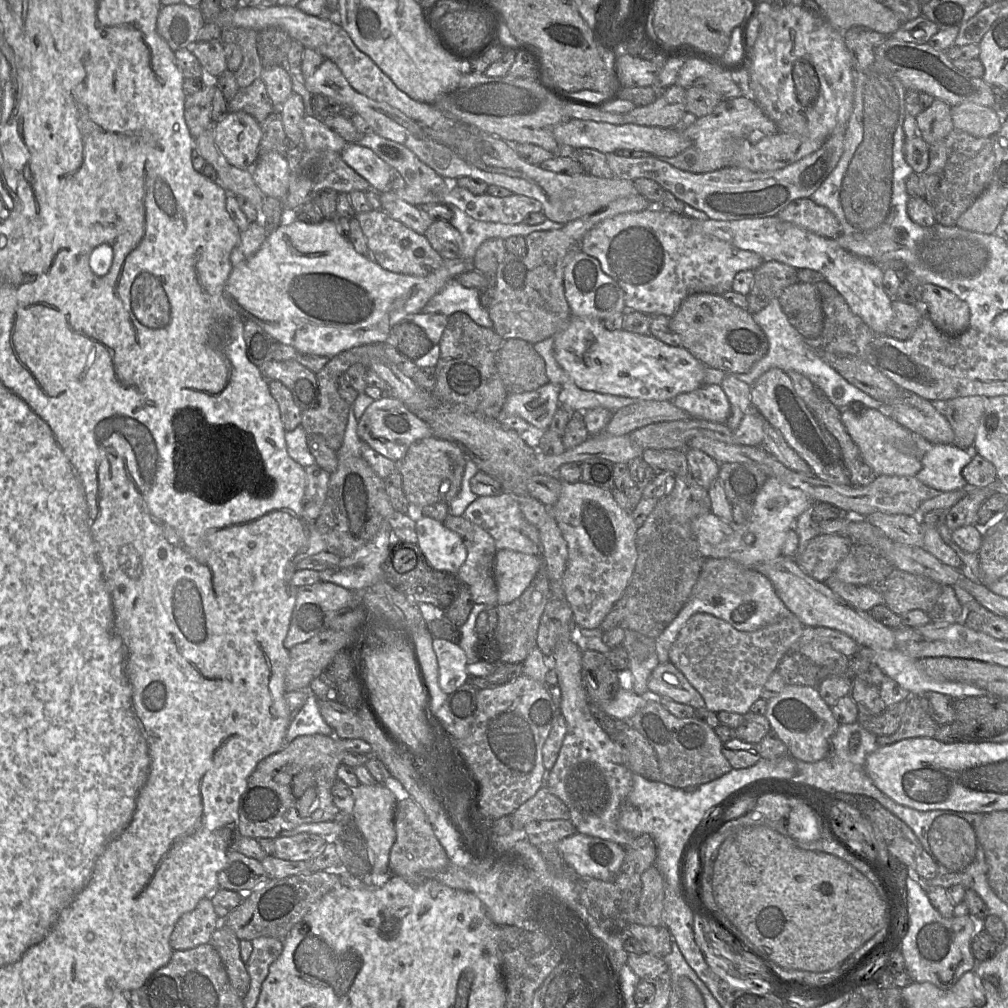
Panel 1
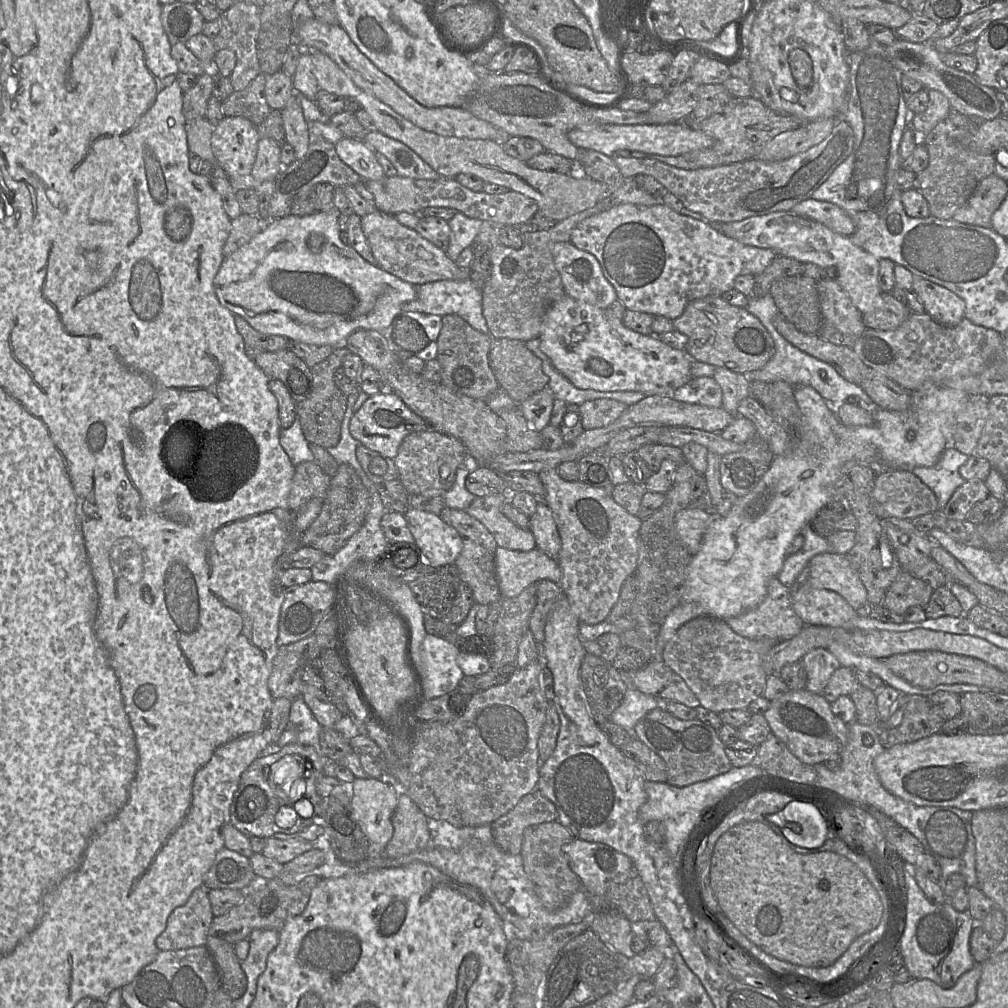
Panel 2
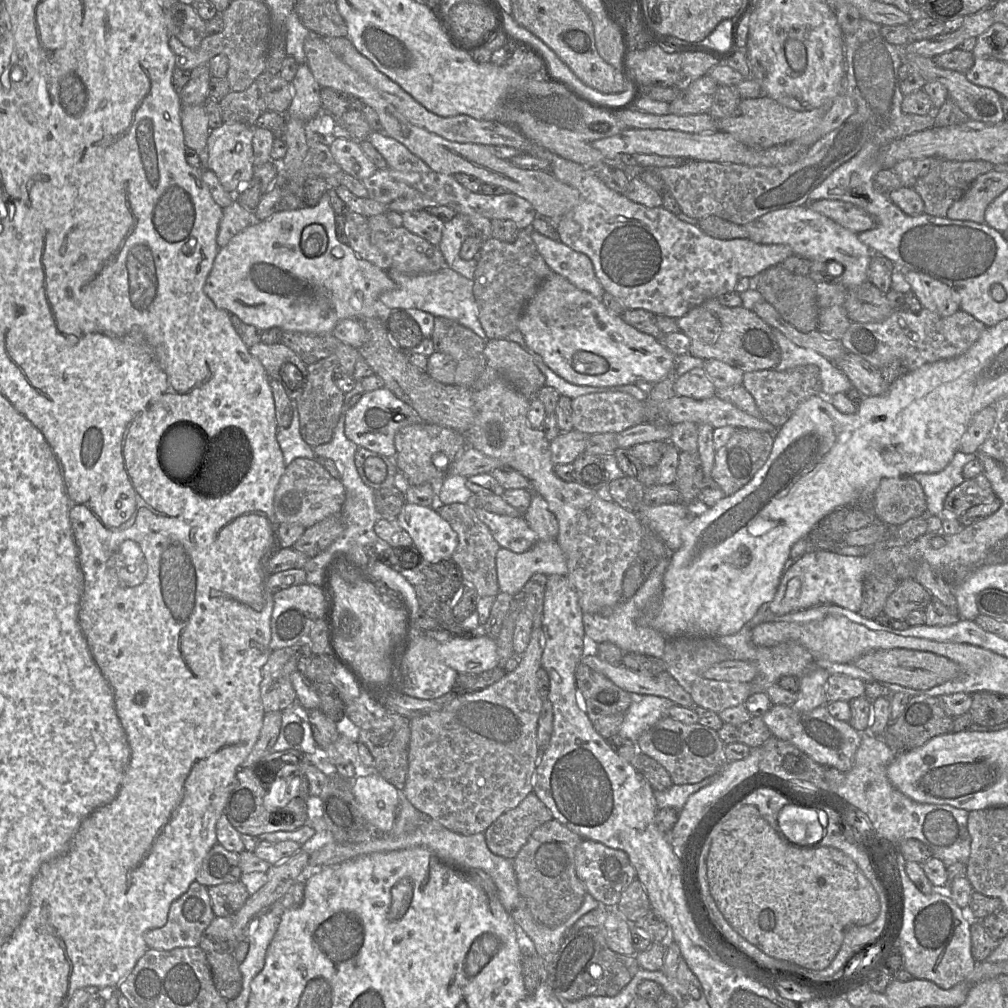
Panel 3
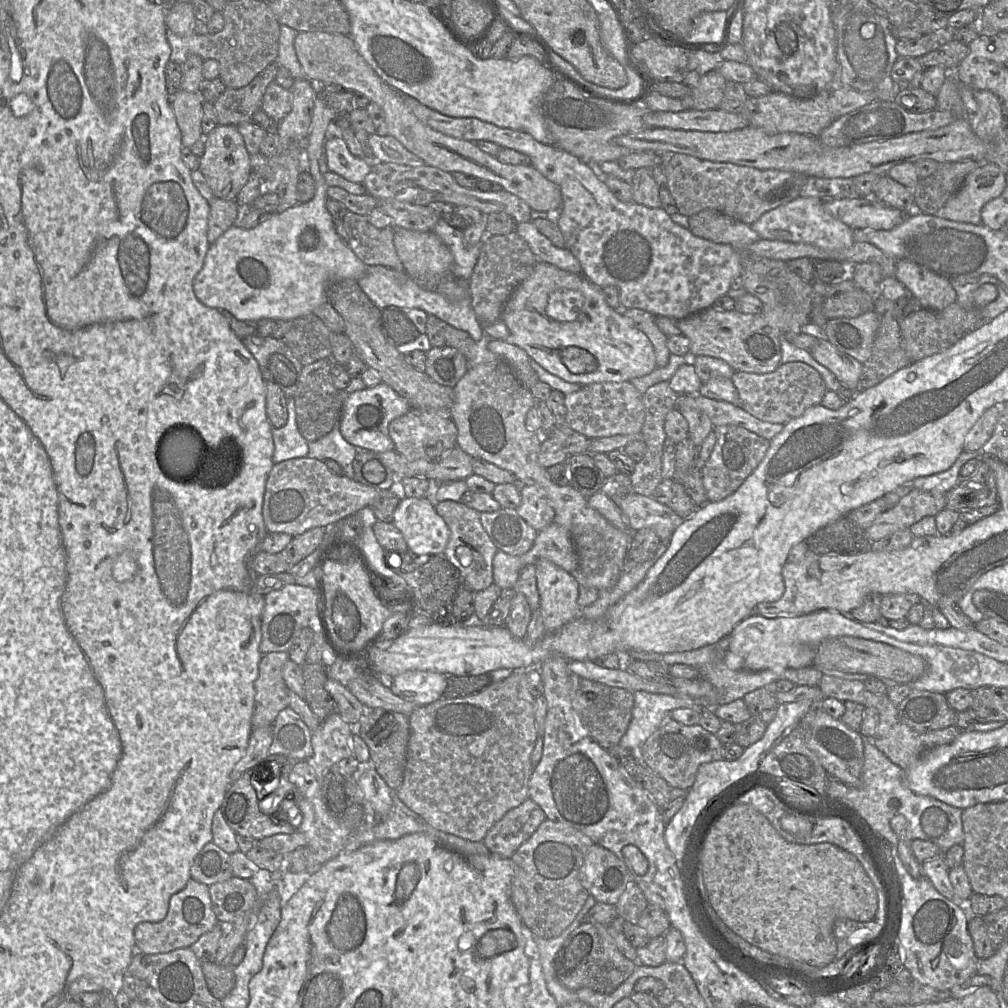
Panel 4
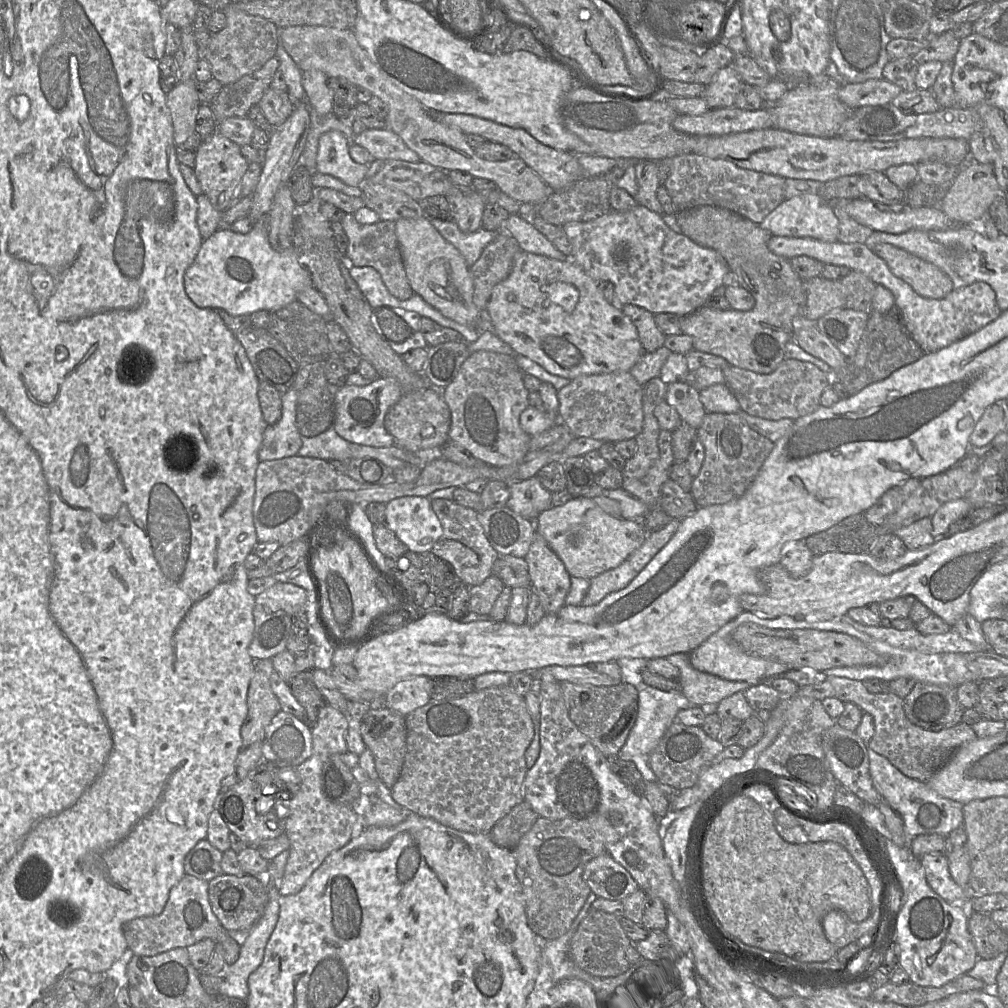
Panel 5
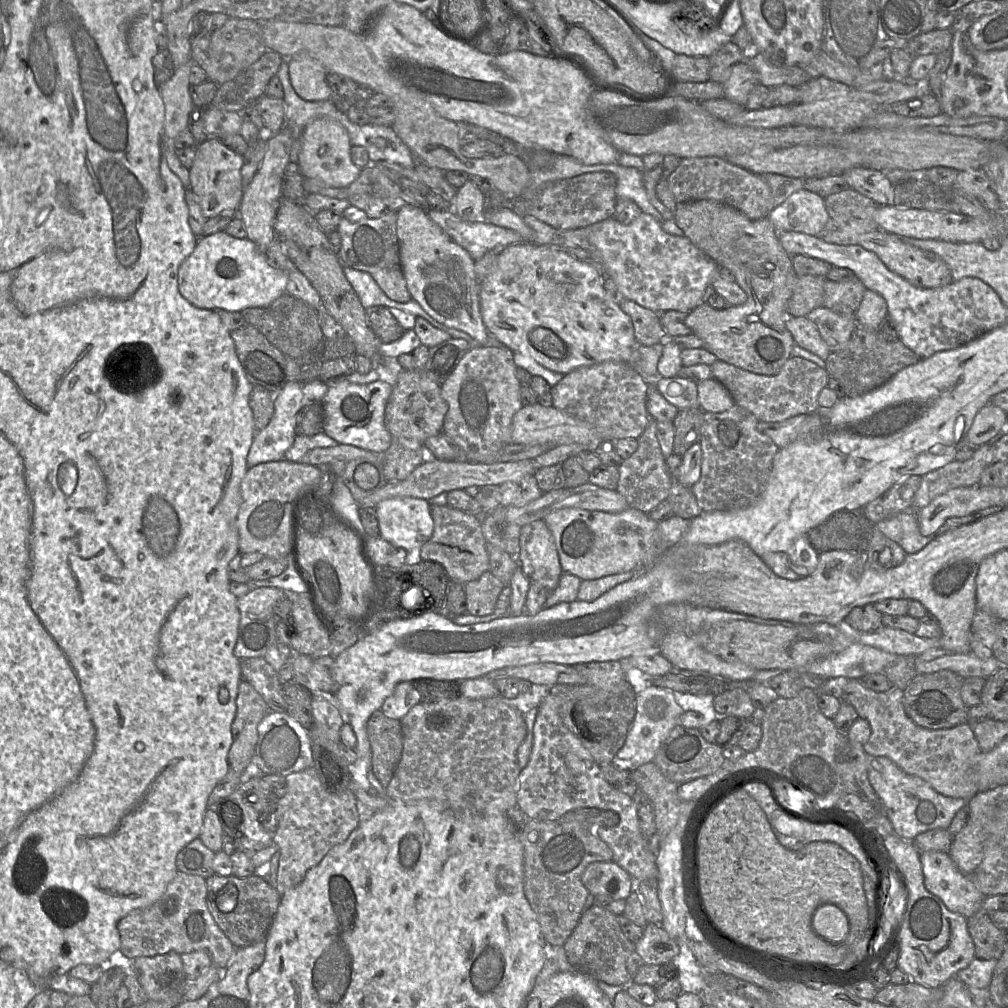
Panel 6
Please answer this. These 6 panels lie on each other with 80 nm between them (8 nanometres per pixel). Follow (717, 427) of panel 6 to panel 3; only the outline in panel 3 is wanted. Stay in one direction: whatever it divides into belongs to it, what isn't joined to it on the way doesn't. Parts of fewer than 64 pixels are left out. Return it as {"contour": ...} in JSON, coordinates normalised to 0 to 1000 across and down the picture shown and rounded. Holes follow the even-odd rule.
{"contour":[[[730,425],[730,428],[709,449],[709,457],[705,469],[707,477],[720,492],[728,490],[739,482],[761,457],[768,438],[768,431],[749,426]]]}

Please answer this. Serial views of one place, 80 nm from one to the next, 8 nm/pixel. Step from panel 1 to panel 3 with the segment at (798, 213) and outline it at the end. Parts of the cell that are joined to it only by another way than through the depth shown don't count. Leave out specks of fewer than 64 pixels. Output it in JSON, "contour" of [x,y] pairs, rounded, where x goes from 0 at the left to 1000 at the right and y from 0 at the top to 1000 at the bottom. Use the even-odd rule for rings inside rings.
{"contour":[[[814,197],[801,202],[807,209],[812,210],[833,224],[852,232],[868,224],[864,213],[849,203],[835,198]]]}

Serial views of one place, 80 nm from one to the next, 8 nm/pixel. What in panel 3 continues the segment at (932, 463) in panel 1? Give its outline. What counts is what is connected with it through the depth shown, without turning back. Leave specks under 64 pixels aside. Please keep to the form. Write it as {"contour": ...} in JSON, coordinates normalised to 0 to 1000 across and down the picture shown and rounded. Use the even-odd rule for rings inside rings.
{"contour":[[[951,446],[943,458],[929,469],[909,469],[905,473],[915,482],[920,496],[920,511],[936,512],[937,497],[940,489],[957,475],[954,465],[957,460],[968,454],[967,450],[958,450]]]}

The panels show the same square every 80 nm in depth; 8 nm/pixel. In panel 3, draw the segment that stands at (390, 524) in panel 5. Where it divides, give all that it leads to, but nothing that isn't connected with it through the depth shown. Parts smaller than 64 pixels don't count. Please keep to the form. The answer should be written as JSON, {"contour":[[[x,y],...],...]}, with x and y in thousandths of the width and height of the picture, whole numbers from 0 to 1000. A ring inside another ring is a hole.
{"contour":[[[404,498],[394,517],[406,529],[421,556],[433,559],[447,555],[454,532],[432,505]]]}

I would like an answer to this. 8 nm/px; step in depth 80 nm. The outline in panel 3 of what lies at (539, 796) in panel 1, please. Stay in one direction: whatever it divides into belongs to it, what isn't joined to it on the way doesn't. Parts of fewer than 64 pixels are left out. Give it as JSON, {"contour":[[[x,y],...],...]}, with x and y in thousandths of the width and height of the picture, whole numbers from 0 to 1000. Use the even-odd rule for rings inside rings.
{"contour":[[[529,786],[513,801],[504,804],[480,825],[486,844],[502,852],[510,852],[527,826],[549,810]]]}

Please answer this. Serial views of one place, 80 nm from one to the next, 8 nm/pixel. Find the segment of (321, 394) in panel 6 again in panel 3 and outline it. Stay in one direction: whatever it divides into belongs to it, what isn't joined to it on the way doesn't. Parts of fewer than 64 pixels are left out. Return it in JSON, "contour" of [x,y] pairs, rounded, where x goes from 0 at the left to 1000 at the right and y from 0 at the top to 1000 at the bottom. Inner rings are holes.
{"contour":[[[290,398],[290,406],[291,414],[289,421],[284,425],[276,425],[274,431],[284,461],[294,454],[313,455],[311,444],[299,433],[294,398]]]}

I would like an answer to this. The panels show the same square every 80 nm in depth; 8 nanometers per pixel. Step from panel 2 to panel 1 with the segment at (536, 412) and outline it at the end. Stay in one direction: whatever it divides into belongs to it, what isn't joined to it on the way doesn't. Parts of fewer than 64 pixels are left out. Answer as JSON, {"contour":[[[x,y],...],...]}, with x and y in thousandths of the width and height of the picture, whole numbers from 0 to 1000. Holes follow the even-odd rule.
{"contour":[[[545,379],[530,388],[504,391],[498,408],[520,416],[533,426],[544,427],[556,404],[554,392],[554,384]]]}

